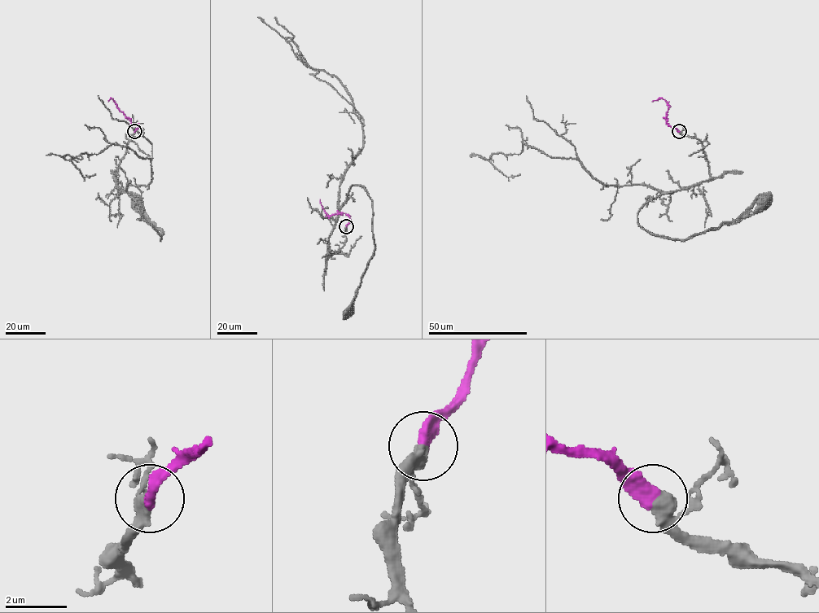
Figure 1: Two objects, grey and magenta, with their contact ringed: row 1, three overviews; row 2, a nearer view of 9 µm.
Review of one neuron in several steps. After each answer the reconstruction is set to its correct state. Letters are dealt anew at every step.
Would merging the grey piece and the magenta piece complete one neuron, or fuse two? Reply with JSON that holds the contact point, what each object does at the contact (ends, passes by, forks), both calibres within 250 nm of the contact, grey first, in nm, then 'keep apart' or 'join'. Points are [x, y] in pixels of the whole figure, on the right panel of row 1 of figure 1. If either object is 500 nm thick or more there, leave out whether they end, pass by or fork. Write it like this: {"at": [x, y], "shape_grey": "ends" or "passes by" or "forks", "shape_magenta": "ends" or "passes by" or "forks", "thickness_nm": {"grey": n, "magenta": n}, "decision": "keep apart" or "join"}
{"at": [679, 131], "shape_grey": "passes by", "shape_magenta": "ends", "thickness_nm": {"grey": 360, "magenta": 480}, "decision": "join"}

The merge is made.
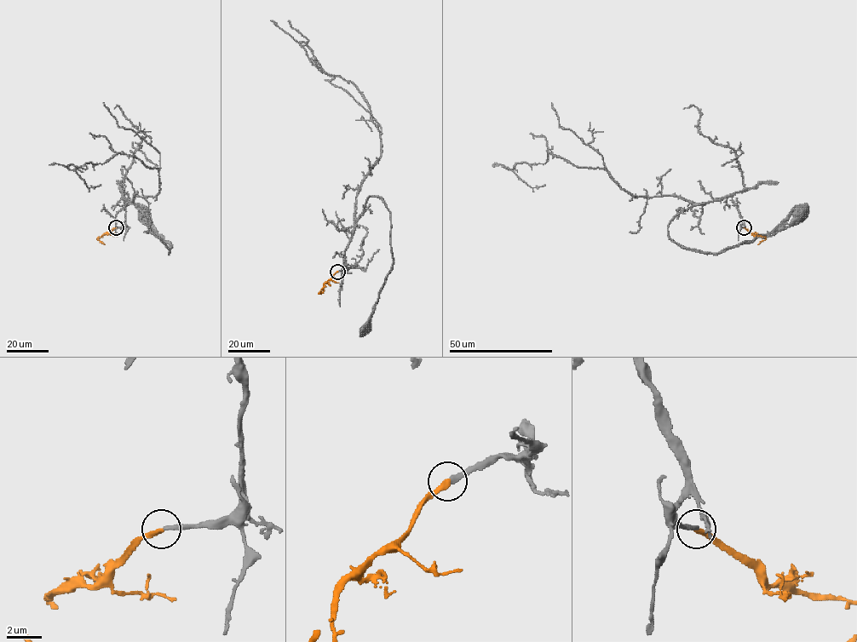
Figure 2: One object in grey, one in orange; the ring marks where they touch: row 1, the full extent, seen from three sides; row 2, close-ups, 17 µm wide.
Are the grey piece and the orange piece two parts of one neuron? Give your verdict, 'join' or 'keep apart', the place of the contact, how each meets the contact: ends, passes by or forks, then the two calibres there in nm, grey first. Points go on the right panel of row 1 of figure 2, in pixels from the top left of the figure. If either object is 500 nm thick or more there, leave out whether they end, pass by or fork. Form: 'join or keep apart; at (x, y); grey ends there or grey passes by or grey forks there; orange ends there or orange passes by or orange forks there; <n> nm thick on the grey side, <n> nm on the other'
join; at (744, 227); grey ends there; orange ends there; 280 nm thick on the grey side, 280 nm on the other

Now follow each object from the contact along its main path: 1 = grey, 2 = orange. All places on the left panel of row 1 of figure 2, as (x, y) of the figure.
1: (116, 227), (124, 225), (123, 196), (142, 213), (148, 228), (169, 252), (170, 245), (144, 212)
2: (115, 227), (98, 239), (105, 244)

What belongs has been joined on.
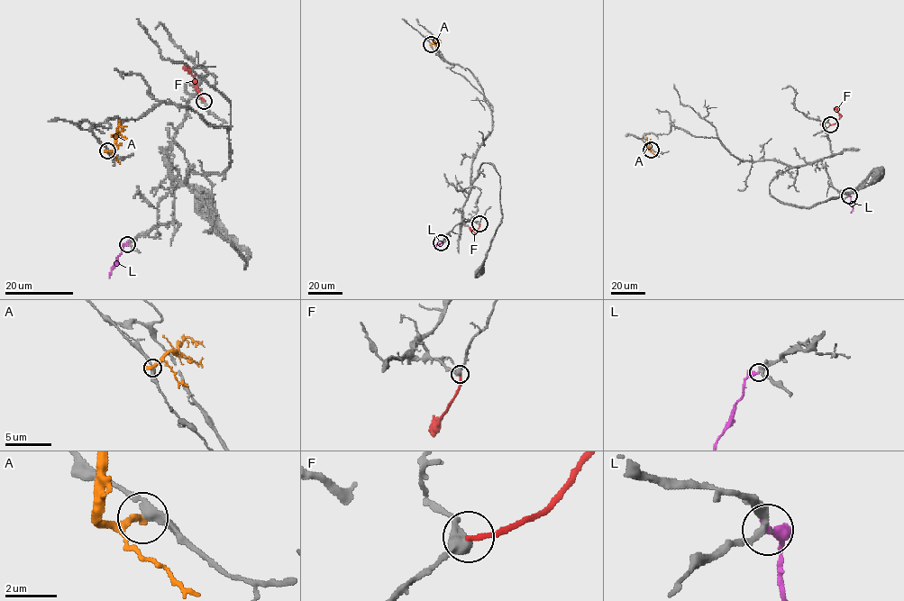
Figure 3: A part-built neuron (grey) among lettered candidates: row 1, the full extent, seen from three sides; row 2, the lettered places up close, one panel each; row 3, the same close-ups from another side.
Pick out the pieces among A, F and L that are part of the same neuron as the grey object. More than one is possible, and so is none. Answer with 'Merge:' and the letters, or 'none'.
Merge: L

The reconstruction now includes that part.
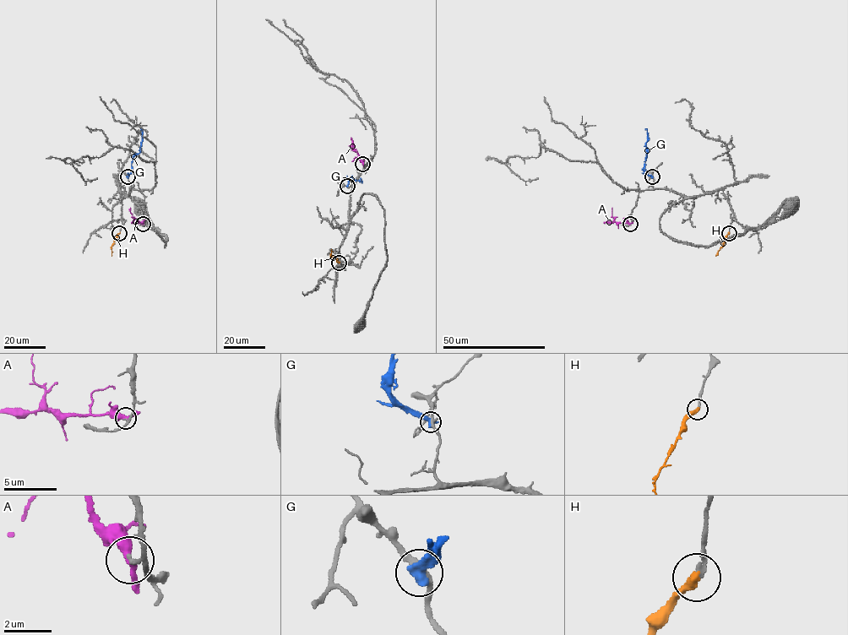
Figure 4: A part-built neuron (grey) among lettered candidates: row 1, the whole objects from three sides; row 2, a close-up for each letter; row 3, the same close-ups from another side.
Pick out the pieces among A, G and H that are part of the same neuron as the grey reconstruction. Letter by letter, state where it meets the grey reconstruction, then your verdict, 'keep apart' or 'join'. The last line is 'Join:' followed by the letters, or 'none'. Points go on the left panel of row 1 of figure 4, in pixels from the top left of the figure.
A: (143, 224) | keep apart
G: (127, 176) | keep apart
H: (119, 233) | join
Join: H

